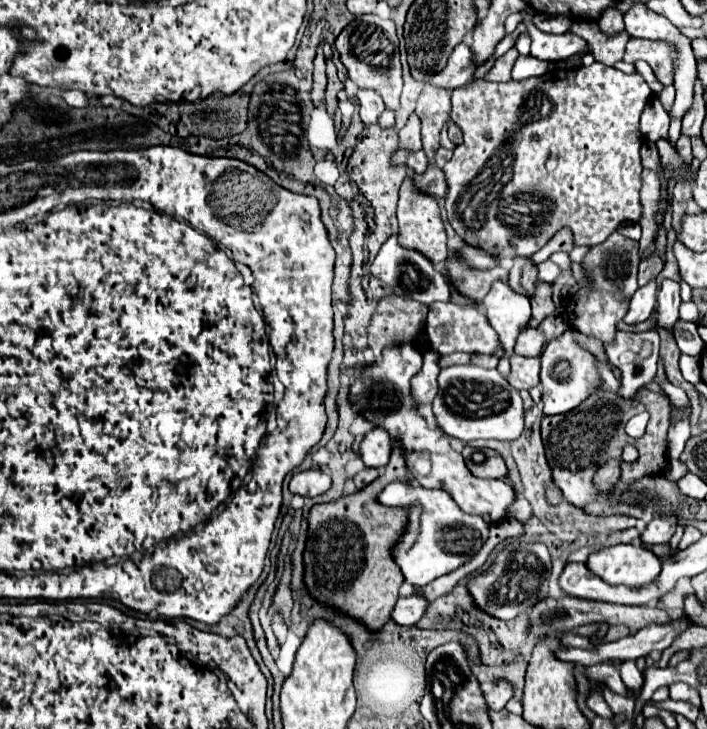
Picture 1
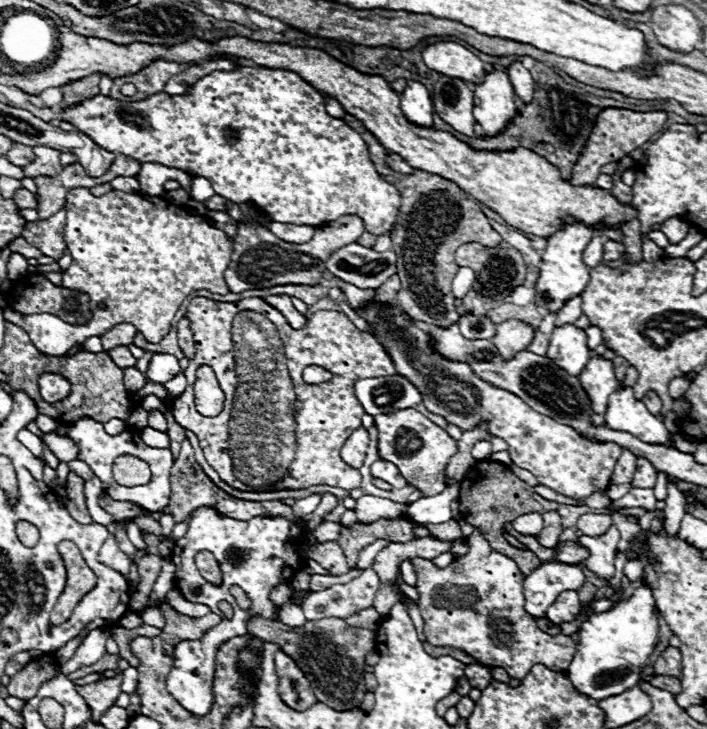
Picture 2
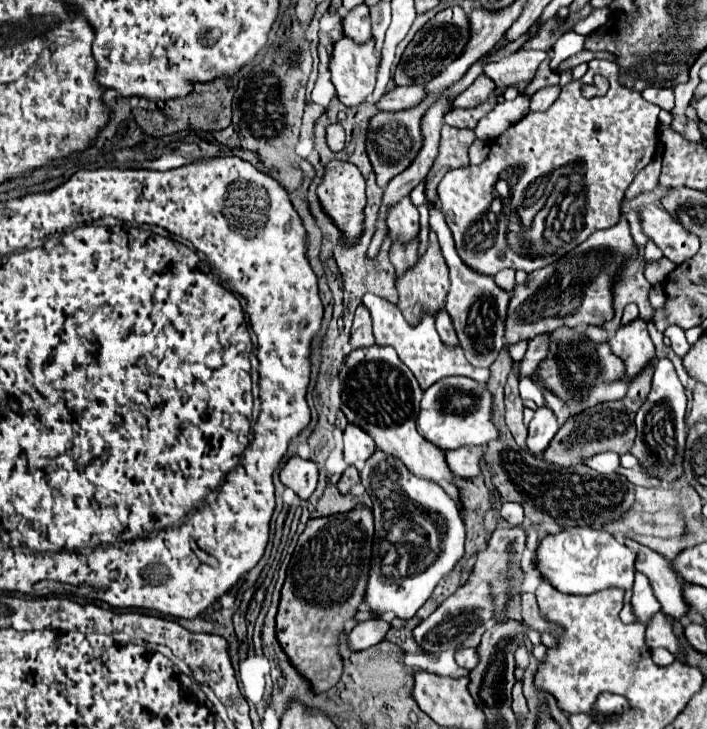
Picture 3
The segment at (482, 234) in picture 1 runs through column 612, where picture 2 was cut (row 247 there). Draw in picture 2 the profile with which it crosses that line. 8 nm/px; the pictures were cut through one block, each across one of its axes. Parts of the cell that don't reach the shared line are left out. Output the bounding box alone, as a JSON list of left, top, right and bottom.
[4,188,232,354]

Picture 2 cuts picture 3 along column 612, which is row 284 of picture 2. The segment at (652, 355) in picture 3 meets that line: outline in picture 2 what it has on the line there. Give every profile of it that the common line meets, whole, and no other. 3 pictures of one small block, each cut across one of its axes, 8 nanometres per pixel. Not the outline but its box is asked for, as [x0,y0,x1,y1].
[336,278,624,500]

